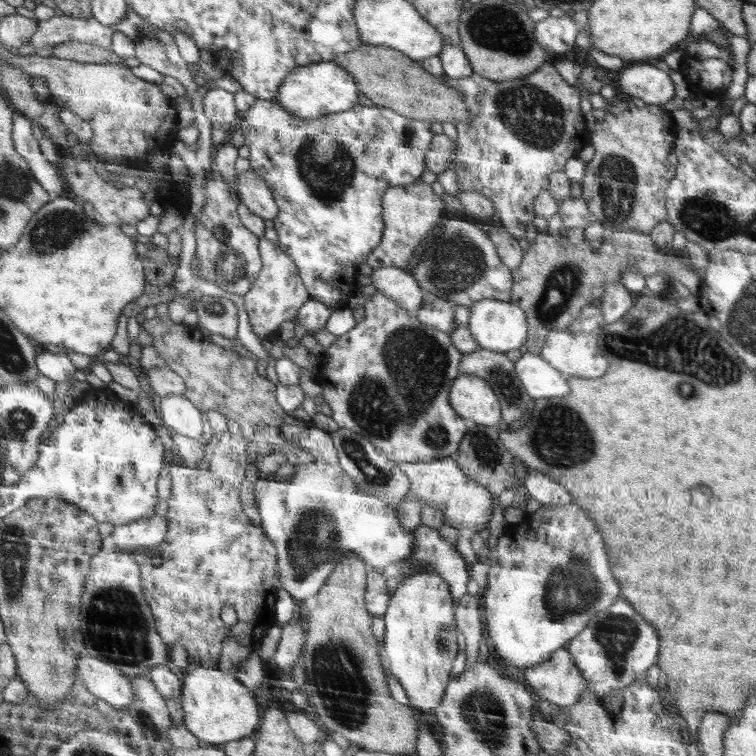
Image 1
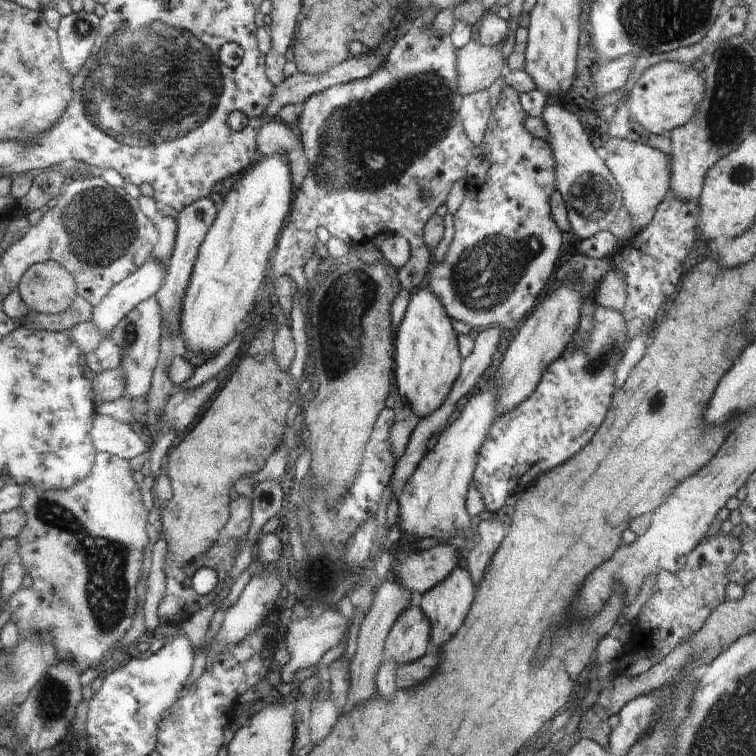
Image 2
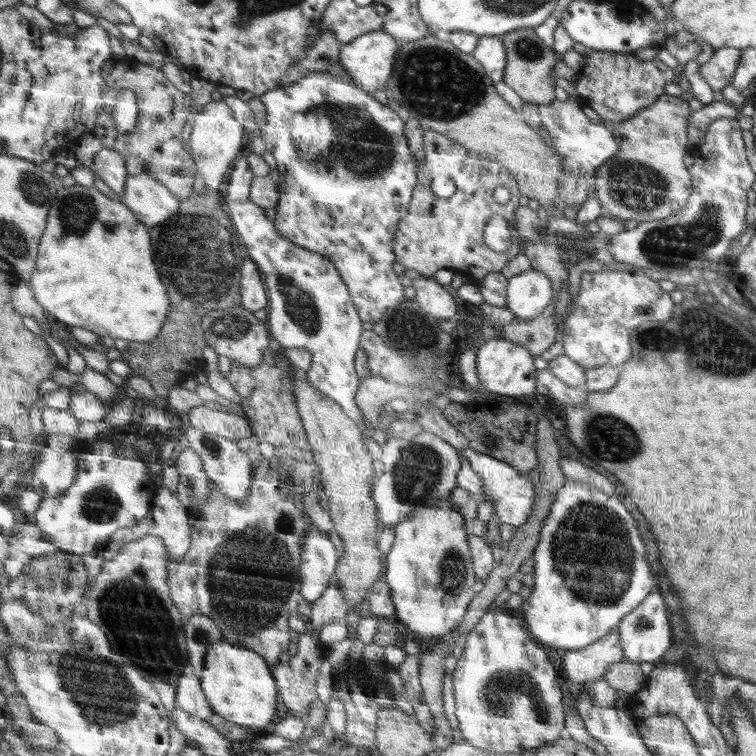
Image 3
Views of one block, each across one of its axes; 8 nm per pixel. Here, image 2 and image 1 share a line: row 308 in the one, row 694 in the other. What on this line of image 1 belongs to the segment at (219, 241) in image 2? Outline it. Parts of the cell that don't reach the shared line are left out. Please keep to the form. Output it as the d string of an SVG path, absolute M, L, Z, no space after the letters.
M201 666L185 678L182 702L186 711L185 724L198 738L210 745L222 745L252 736L252 730L260 722L258 706L246 685L236 674L221 668Z

